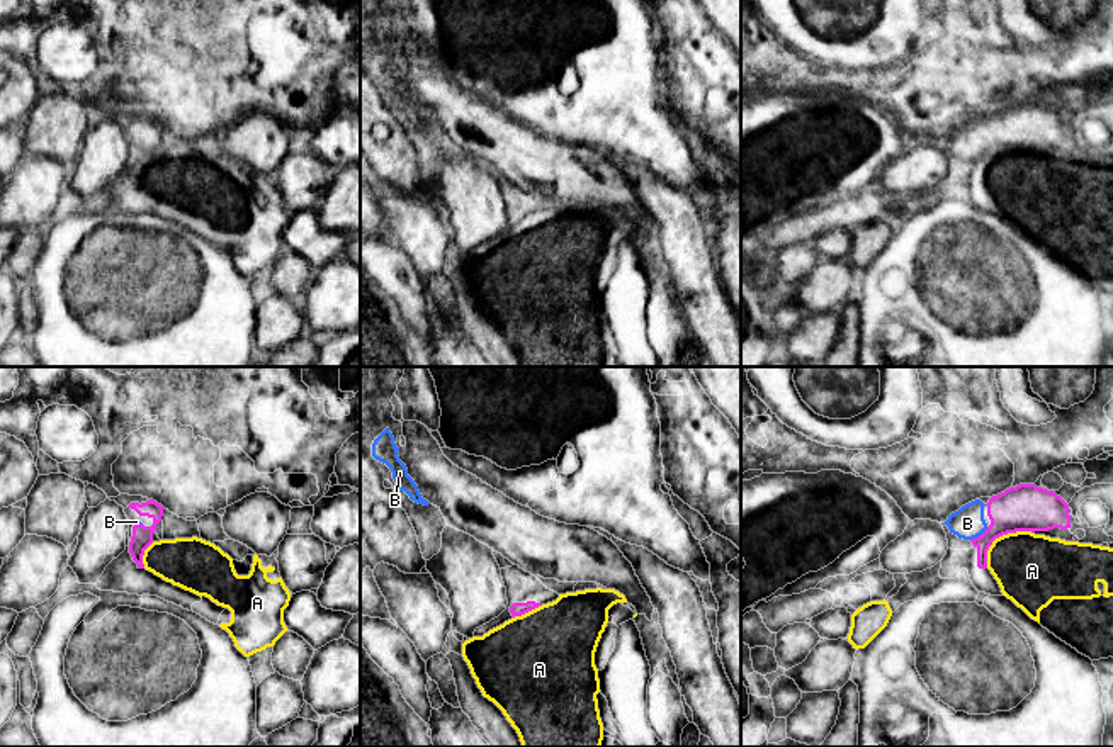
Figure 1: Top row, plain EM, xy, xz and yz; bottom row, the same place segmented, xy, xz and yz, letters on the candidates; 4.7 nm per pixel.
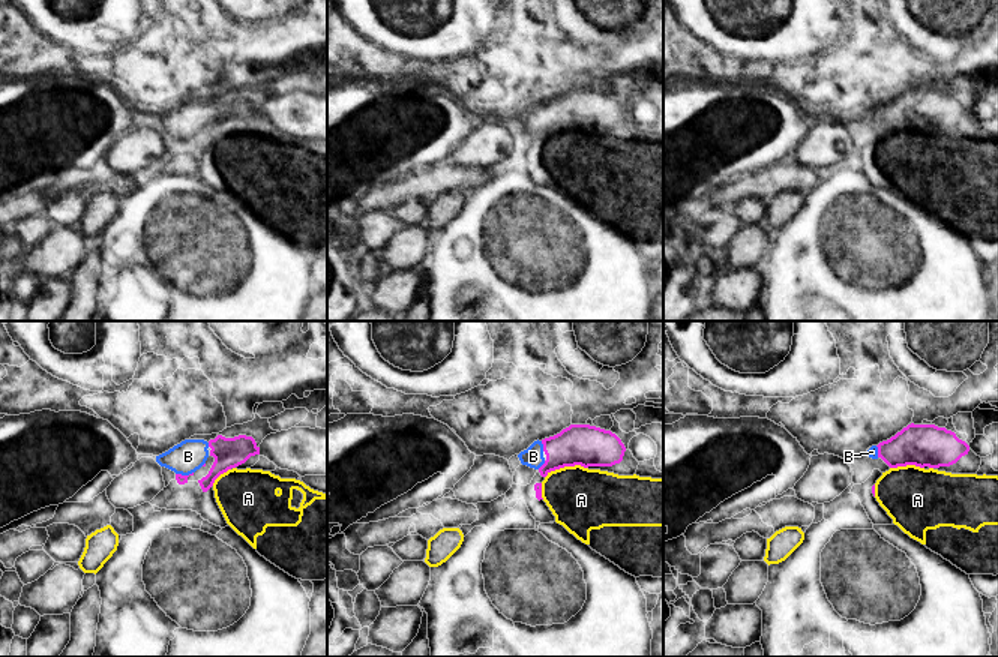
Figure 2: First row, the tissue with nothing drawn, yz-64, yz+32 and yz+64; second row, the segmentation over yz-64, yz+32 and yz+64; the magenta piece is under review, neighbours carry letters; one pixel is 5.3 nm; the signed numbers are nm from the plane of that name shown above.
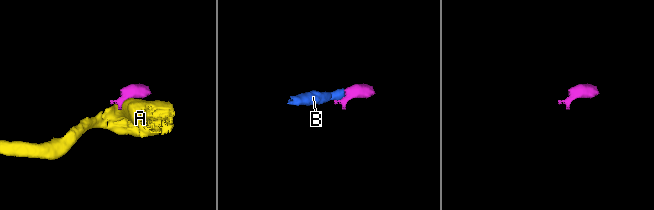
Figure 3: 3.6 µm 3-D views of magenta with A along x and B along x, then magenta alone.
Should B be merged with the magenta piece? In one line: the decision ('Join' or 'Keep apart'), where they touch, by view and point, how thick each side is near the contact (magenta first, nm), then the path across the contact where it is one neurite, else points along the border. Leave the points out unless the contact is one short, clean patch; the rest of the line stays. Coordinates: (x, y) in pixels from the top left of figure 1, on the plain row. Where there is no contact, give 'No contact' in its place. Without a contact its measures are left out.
Join. Touches magenta at yz (981, 155). Thickness 220 nm (magenta) against 150 nm. Path across: yz (1025, 128), (981, 155), (967, 143)

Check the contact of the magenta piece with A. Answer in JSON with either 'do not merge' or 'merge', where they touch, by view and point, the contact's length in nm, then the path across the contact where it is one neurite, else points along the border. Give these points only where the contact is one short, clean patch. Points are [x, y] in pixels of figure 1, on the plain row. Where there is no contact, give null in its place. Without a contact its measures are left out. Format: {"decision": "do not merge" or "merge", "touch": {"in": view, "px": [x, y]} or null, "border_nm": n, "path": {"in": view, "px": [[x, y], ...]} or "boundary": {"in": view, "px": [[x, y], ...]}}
{"decision": "do not merge", "touch": {"in": "yz", "px": [1000, 155]}, "border_nm": 280, "boundary": {"in": "yz", "px": [[1033, 151], [1000, 155], [988, 170], [986, 187]]}}

